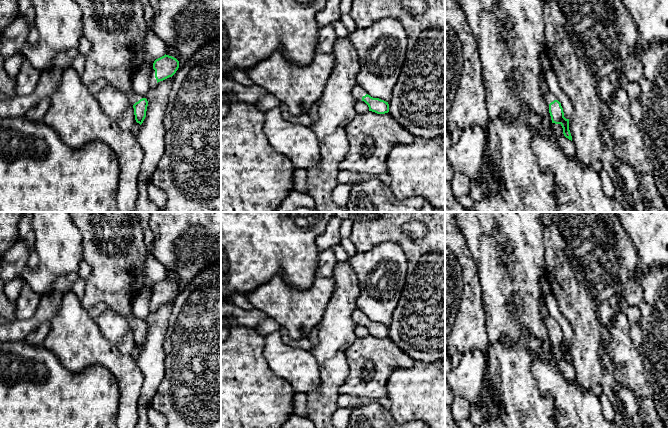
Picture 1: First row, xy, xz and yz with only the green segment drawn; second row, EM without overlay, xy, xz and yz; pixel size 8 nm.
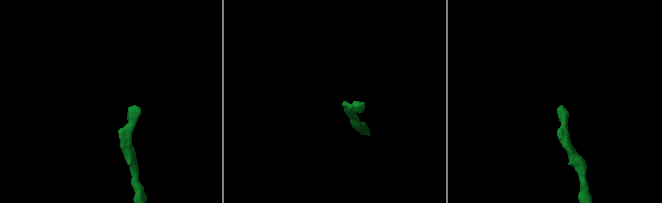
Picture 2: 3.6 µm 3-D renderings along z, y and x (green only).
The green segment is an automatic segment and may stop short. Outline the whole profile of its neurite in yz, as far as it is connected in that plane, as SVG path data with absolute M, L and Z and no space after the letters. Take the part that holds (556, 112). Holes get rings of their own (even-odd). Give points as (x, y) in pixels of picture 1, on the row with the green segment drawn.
M545 80L541 83L541 91L545 98L545 101L549 105L549 113L551 116L552 123L560 124L563 128L564 136L572 141L572 136L569 130L569 119L566 119L564 117L564 112L561 103L551 93Z

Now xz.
M358 84L353 88L352 95L357 101L364 101L368 105L369 111L375 112L377 114L385 114L389 112L388 102L379 98L371 97Z

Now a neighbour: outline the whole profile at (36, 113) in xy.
M49 97L44 98L37 105L31 107L27 111L26 117L30 121L36 123L43 123L44 116L49 107L50 107L50 98Z

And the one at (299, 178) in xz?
M294 169L293 172L294 190L300 193L307 192L305 171L301 169Z

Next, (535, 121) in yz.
M531 112L530 113L530 125L534 128L539 128L542 126L542 120L540 116L538 116L536 113Z

